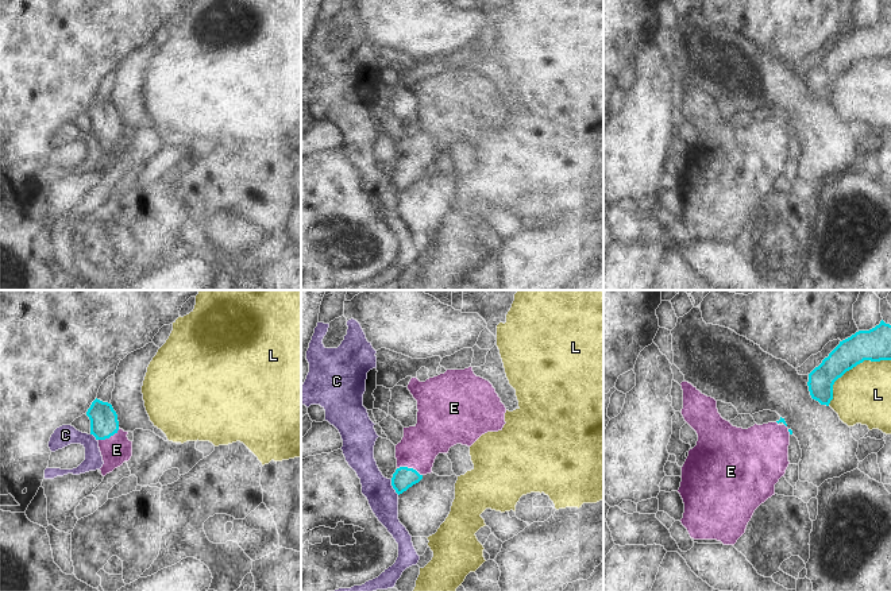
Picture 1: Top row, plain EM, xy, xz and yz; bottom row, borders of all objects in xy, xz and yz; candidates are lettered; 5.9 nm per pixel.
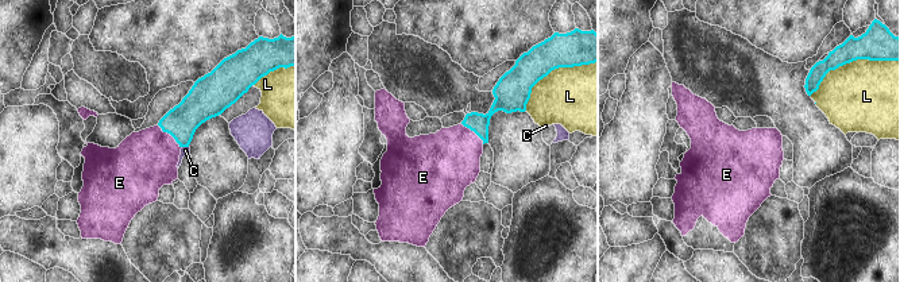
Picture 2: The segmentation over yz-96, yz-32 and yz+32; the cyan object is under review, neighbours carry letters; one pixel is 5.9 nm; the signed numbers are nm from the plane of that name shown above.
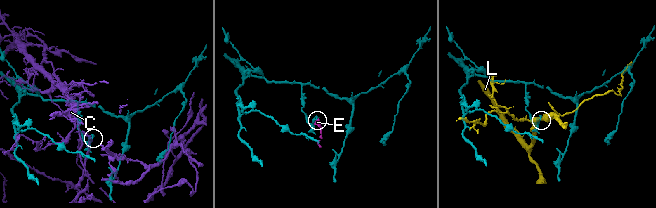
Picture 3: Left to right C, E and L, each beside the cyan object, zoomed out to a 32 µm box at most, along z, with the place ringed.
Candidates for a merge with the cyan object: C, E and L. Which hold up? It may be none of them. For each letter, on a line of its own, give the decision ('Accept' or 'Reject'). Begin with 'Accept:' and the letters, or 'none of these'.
Accept: E
C: Reject
E: Accept
L: Reject.

